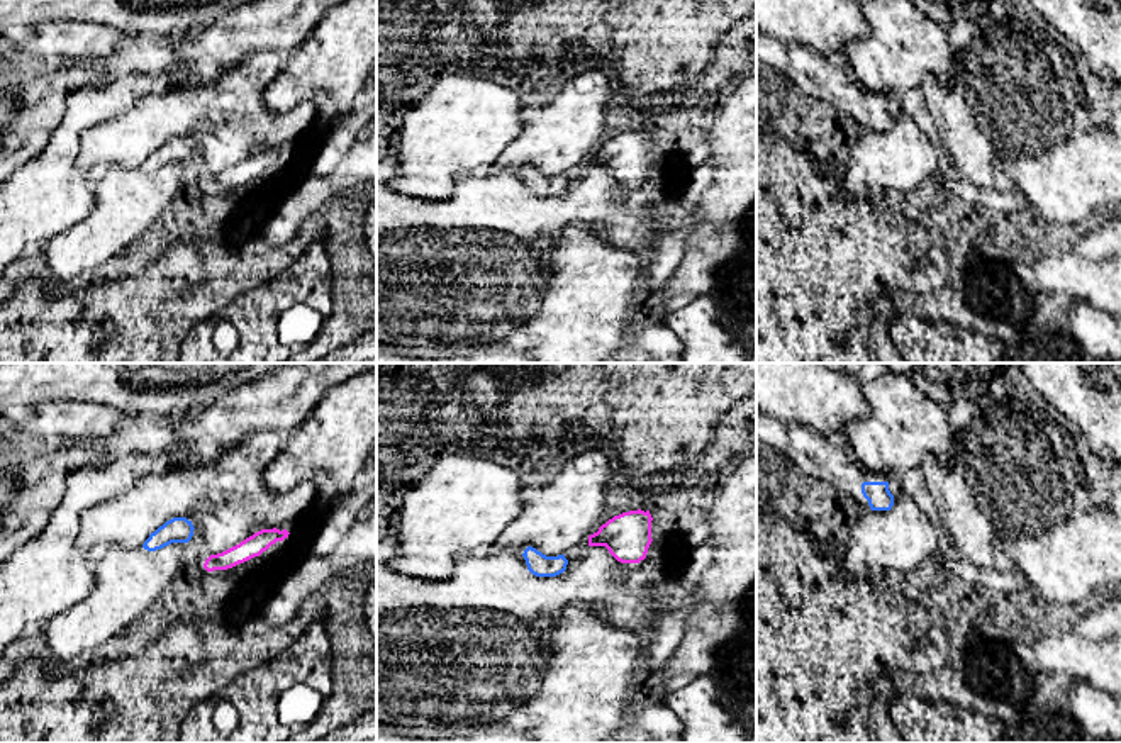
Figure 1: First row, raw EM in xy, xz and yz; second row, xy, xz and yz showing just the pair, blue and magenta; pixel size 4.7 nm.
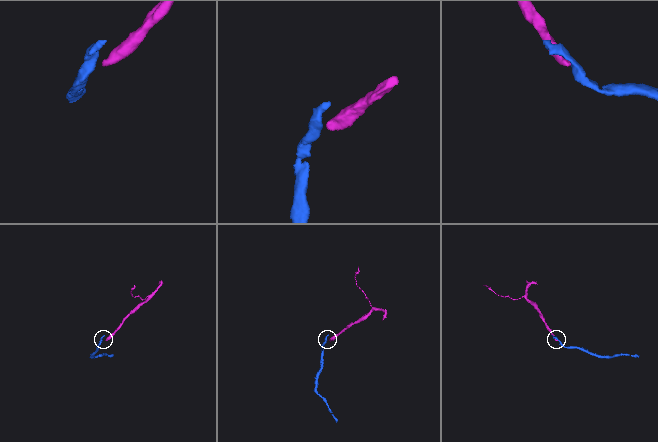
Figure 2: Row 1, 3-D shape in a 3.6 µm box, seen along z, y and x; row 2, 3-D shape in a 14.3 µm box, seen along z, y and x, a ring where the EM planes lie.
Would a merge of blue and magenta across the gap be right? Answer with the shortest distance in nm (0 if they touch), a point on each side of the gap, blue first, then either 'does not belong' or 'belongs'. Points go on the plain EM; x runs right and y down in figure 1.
120 nm apart; from blue across xy (190, 158), (209, 177); does not belong

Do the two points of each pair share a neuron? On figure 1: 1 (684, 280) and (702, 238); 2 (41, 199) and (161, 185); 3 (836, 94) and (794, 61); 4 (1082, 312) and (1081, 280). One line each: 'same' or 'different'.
1: same
2: different
3: same
4: different

